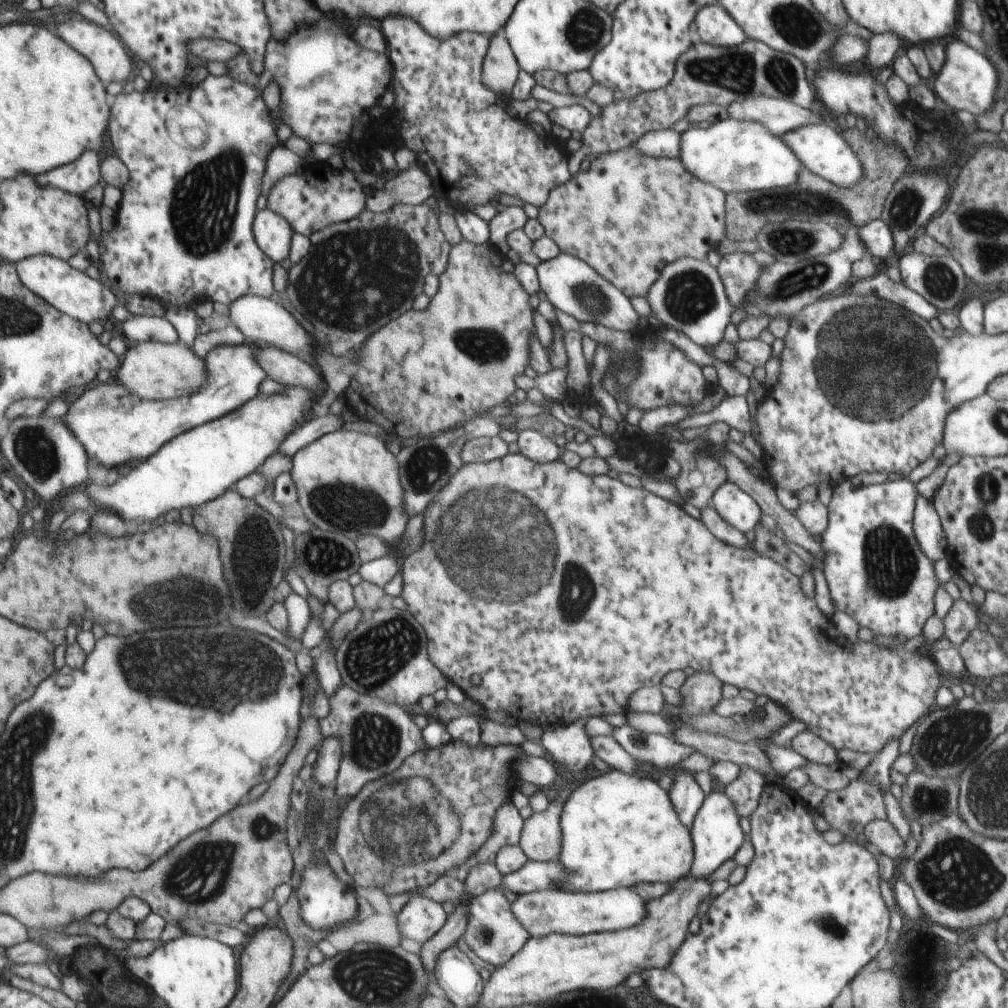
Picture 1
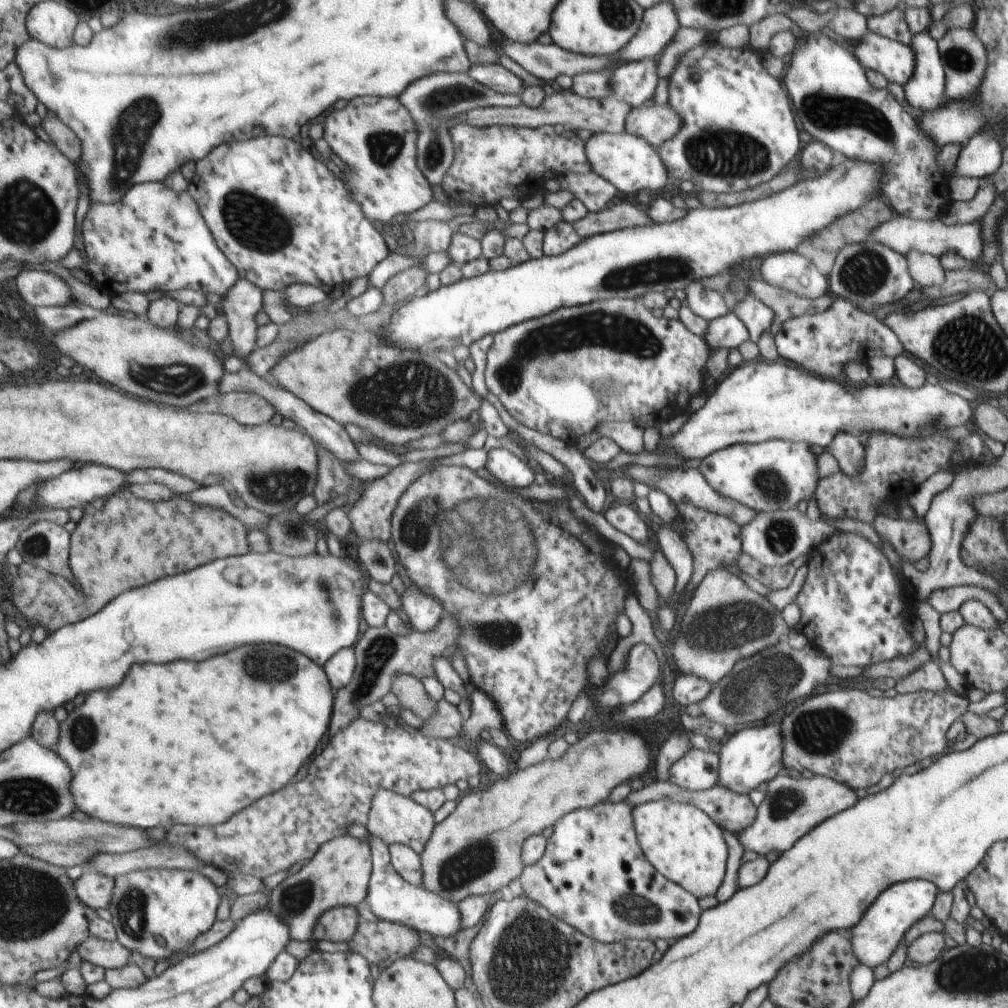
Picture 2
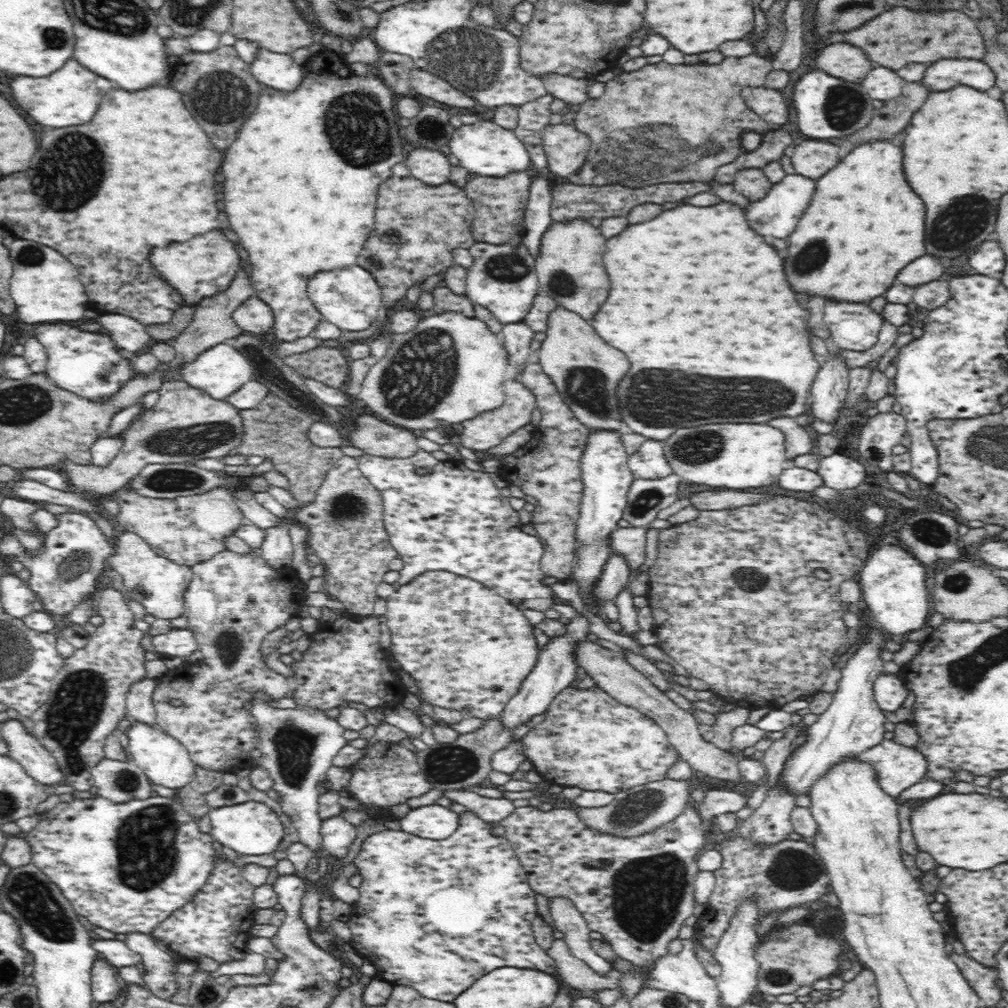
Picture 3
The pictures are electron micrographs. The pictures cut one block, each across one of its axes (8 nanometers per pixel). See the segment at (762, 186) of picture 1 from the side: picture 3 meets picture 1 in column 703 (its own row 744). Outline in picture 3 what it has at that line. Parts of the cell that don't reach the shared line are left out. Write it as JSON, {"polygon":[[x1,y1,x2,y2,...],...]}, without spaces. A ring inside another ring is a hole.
{"polygon":[[131,720,128,735,128,752,132,762,141,771,153,786,166,786,166,788,184,788,194,776,194,766,189,752,185,747,165,734,158,726,148,726,141,722]]}

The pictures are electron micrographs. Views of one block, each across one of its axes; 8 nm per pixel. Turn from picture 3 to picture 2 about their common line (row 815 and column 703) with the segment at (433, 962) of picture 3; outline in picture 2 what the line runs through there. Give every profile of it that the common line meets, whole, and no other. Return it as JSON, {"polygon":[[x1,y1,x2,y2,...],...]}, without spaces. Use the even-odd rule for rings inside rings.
{"polygon":[[772,439,761,443,734,444,714,451,700,462,698,470,706,478,706,484,718,492,718,496,731,498,752,510,790,510,805,501,807,505,818,484,816,458,819,449,806,442]]}

